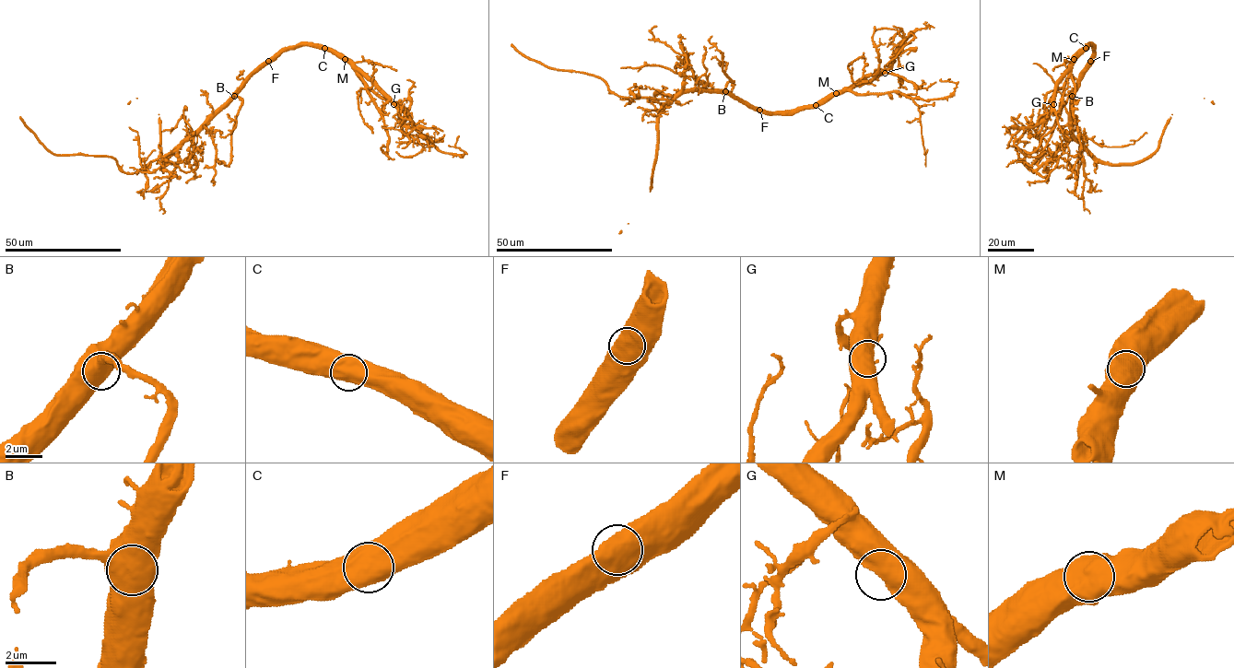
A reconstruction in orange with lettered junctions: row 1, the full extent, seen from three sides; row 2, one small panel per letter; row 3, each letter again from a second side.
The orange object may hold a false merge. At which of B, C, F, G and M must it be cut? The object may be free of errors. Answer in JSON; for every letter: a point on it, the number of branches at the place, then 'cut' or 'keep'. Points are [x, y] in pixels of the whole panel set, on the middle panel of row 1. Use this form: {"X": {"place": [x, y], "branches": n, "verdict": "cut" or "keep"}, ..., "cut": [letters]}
{"B": {"place": [725, 91], "branches": 1, "verdict": "keep"}, "C": {"place": [816, 105], "branches": 1, "verdict": "keep"}, "F": {"place": [759, 110], "branches": 1, "verdict": "keep"}, "G": {"place": [885, 73], "branches": 1, "verdict": "keep"}, "M": {"place": [836, 93], "branches": 1, "verdict": "keep"}, "cut": []}

